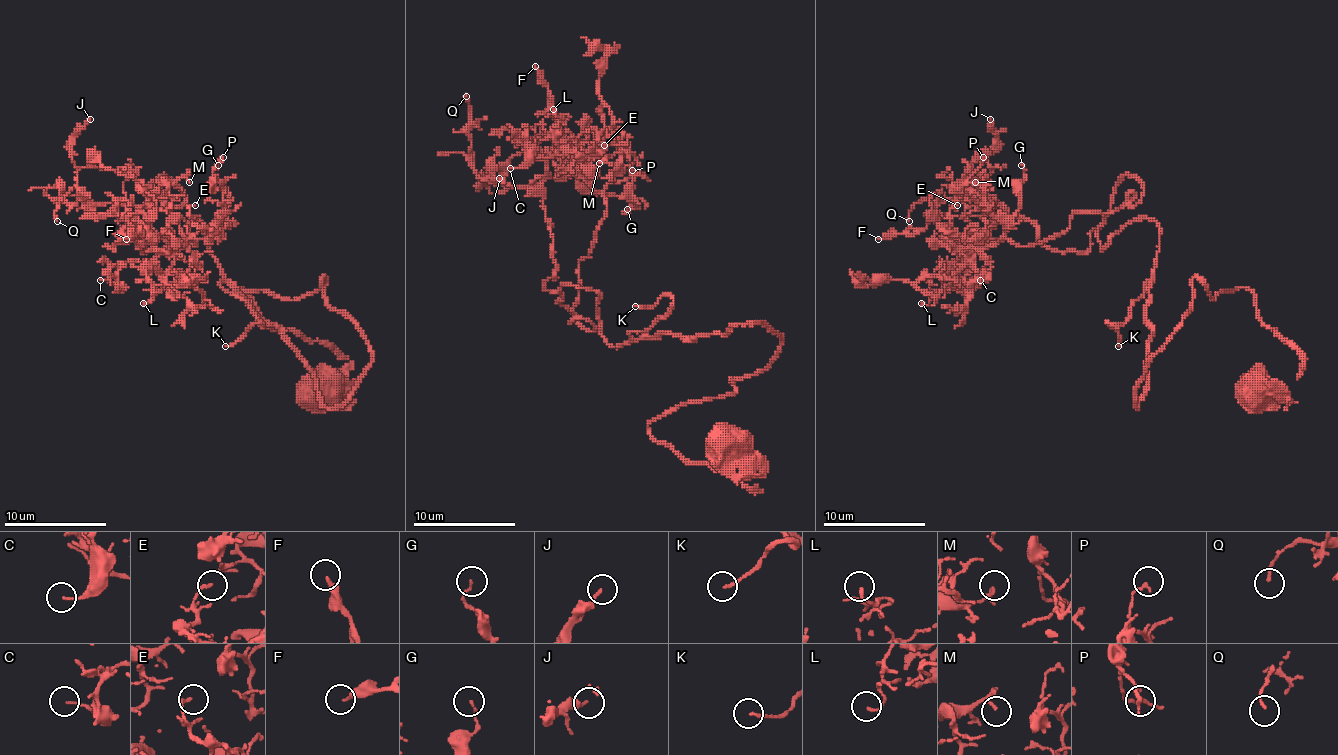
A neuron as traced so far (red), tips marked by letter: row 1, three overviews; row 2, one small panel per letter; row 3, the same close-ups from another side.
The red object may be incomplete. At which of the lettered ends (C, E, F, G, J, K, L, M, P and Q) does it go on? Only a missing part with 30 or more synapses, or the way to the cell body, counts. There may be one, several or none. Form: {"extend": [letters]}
{"extend": ["K"]}

